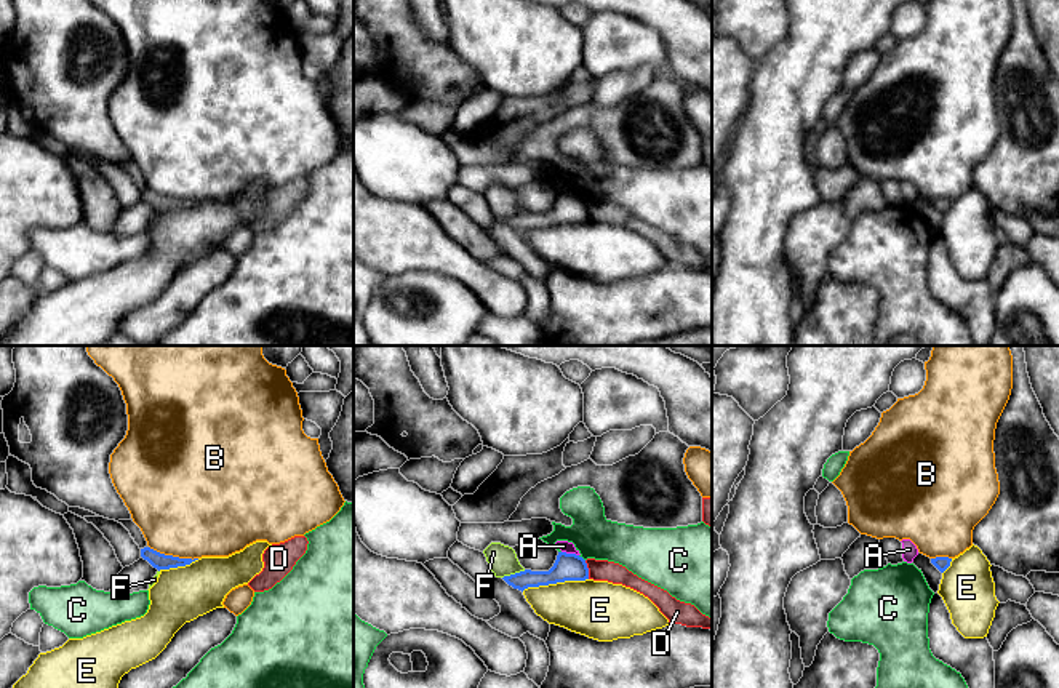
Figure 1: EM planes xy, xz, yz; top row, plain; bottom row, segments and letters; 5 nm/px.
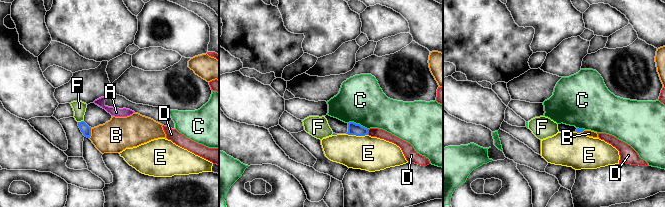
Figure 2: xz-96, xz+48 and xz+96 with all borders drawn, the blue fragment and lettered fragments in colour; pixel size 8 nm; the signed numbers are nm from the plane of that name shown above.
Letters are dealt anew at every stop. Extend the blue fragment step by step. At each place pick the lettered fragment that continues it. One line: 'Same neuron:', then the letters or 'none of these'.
Same neuron: none of these

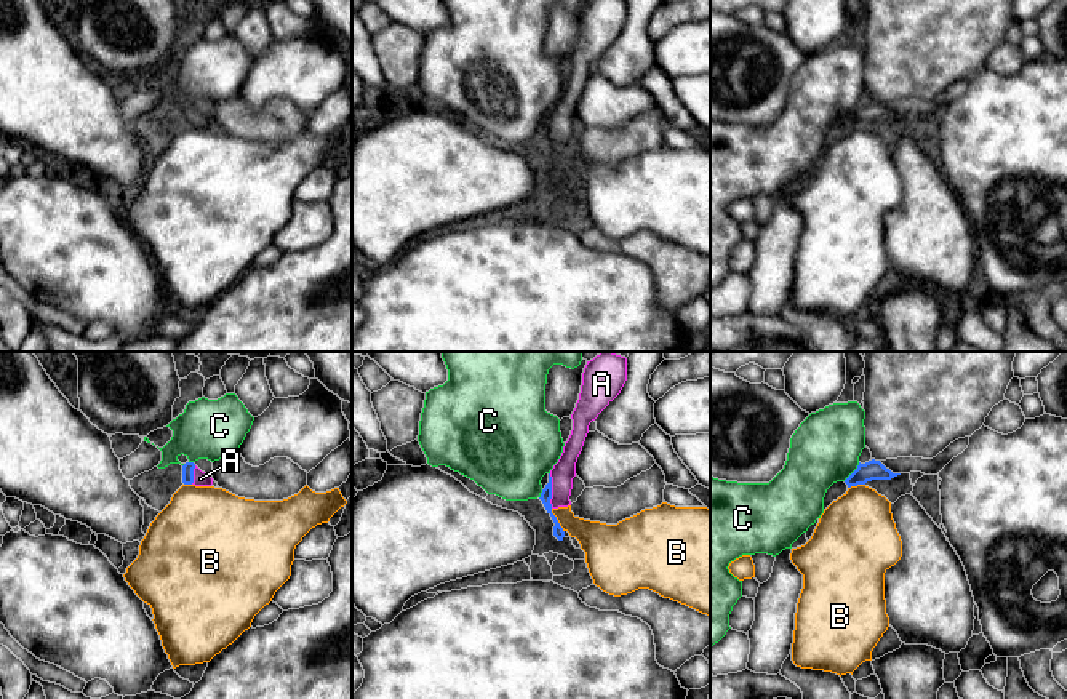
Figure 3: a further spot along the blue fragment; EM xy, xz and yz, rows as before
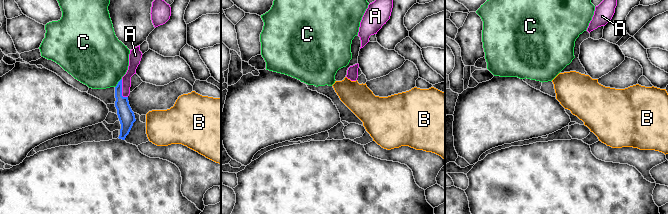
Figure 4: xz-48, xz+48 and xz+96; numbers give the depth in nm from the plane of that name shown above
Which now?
Same neuron: A

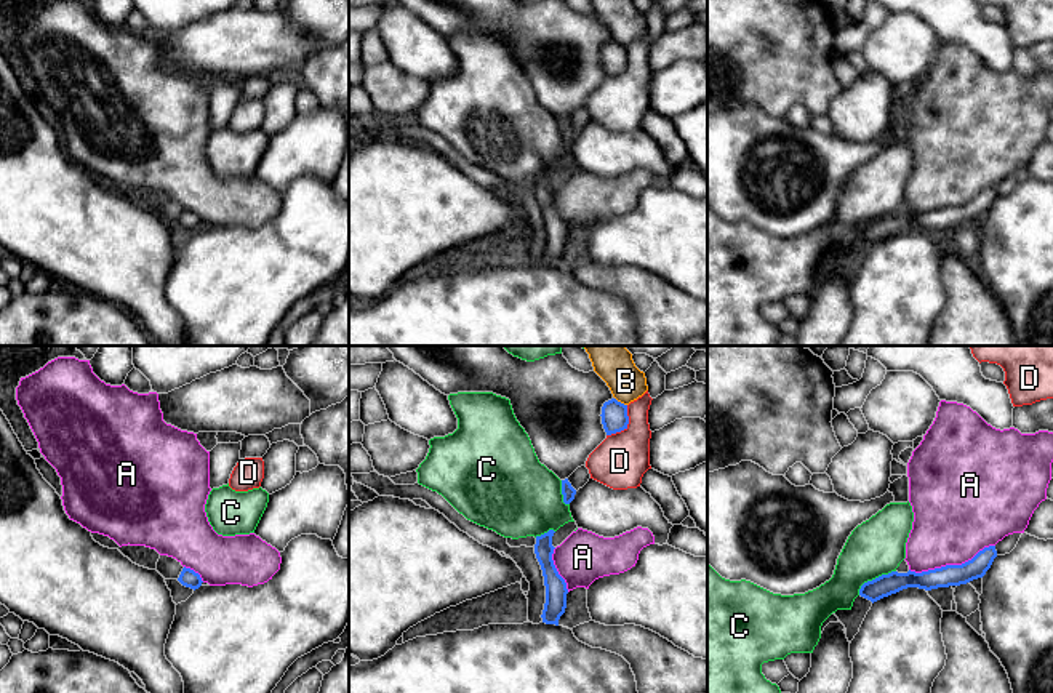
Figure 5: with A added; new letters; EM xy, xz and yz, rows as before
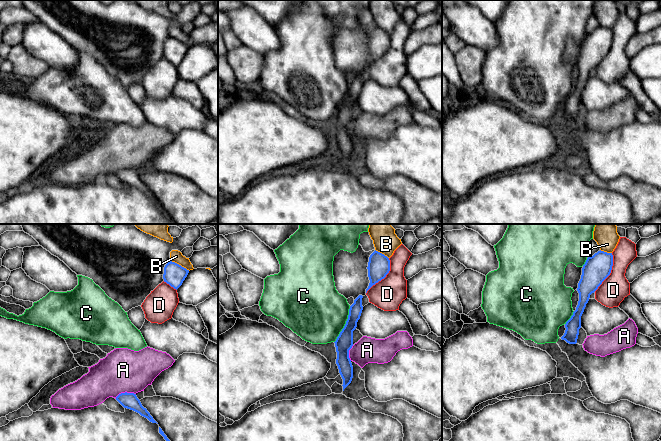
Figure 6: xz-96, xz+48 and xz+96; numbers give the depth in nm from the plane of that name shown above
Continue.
Same neuron: none of these

